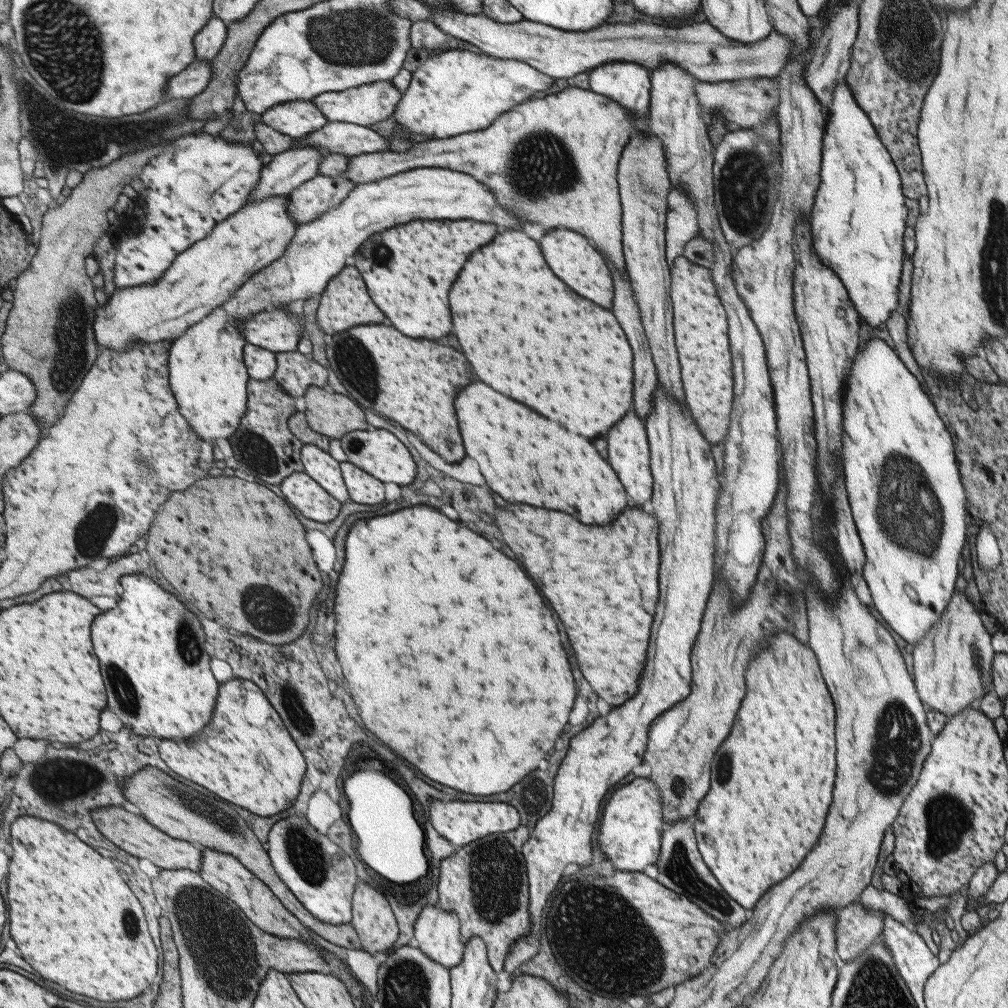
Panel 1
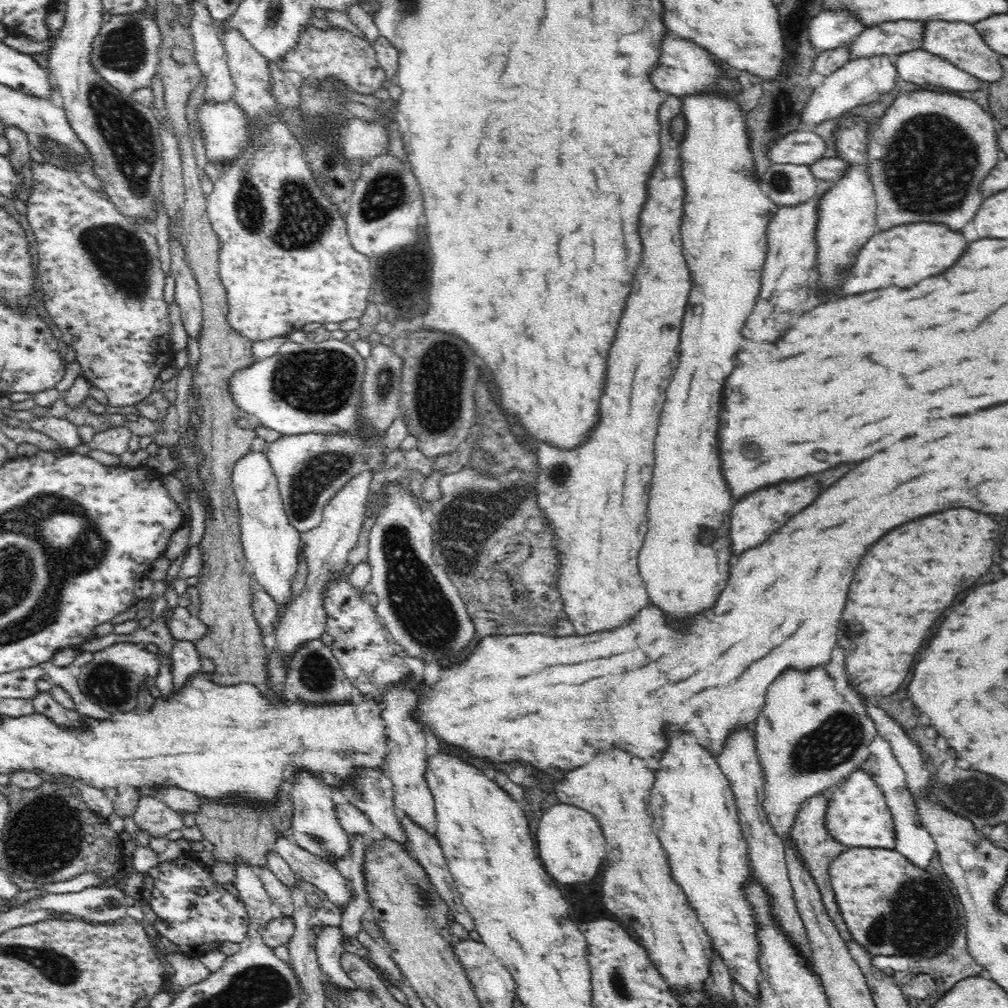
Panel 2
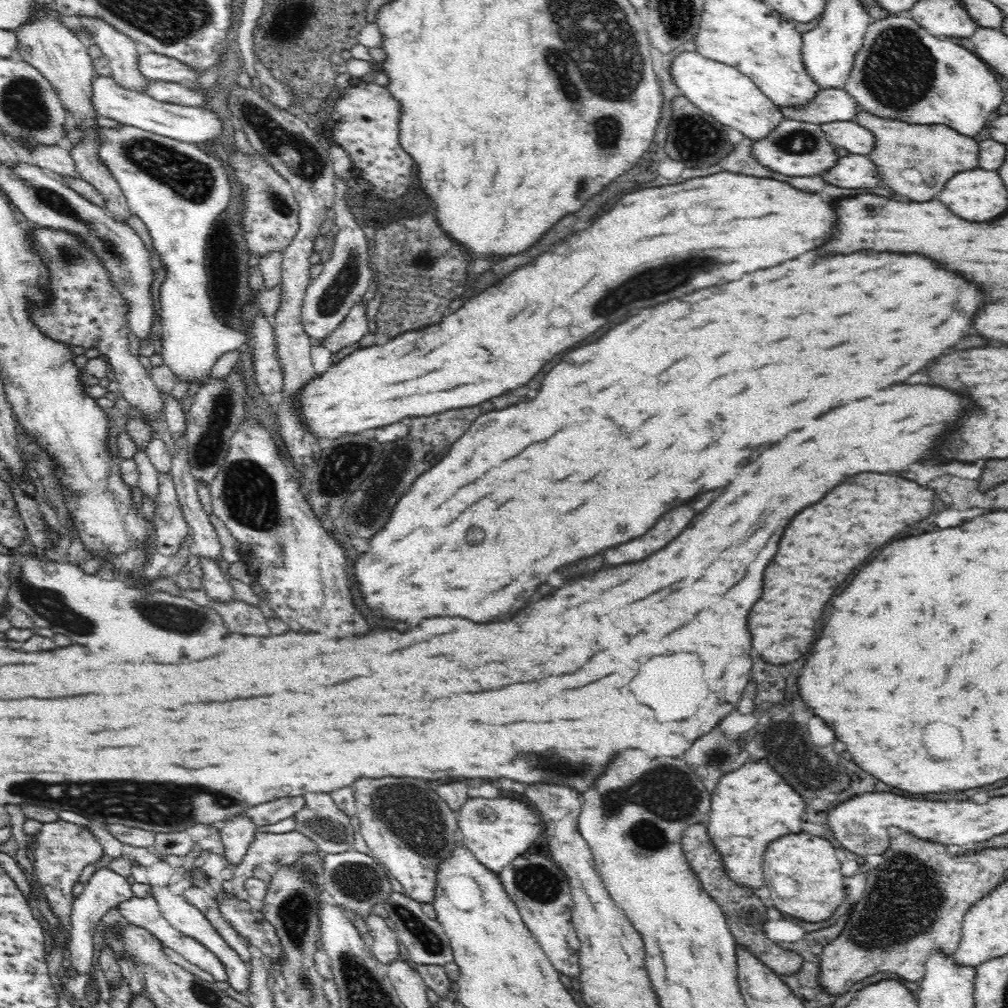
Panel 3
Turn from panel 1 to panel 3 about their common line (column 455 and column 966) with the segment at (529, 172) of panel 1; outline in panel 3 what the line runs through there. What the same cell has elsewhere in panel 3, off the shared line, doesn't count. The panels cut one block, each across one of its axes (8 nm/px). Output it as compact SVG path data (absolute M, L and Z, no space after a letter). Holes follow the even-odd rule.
M862 108L853 121L874 135L874 146L868 157L877 168L879 180L894 194L894 200L938 200L950 176L956 176L958 172L966 172L970 168L978 168L978 143L973 138L954 132L953 128L946 128L942 124L924 126L902 120L883 119ZM912 170L916 170L918 176L912 176Z

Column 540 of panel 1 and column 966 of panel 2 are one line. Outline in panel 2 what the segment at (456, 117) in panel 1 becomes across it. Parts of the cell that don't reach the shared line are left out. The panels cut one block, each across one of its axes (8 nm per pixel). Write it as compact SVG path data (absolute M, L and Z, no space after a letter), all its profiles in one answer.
M922 48L902 53L893 59L898 76L912 84L942 86L954 90L954 93L974 92L984 86L977 77Z

